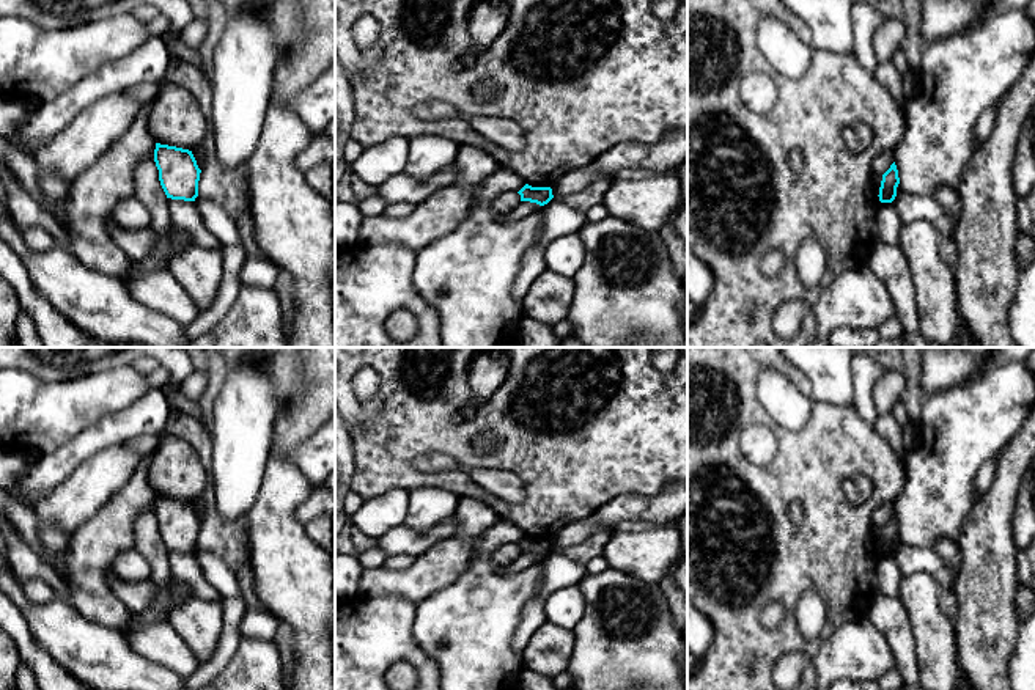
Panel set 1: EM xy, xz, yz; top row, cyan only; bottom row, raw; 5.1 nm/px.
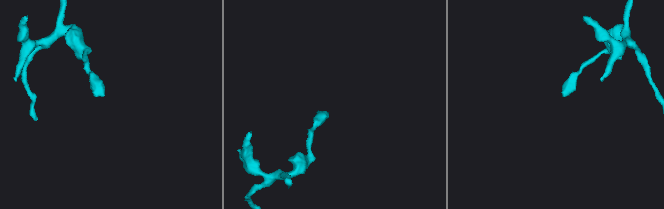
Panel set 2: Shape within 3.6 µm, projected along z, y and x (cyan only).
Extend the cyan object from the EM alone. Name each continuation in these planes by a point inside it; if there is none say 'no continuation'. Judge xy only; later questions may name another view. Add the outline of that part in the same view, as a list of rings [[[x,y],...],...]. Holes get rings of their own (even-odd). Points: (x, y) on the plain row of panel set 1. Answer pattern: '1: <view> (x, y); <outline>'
no continuation

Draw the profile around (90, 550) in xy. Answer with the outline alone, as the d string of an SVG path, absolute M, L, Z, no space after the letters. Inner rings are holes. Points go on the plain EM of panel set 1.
M151 454L140 462L129 483L87 523L79 527L66 545L66 574L69 604L87 619L123 630L132 619L129 608L113 594L107 583L107 569L123 552L134 549L135 519L146 509L154 512L156 494L149 486Z

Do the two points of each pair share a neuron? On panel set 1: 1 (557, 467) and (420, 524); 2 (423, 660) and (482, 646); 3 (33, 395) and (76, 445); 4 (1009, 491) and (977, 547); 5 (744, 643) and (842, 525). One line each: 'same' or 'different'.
1: different
2: different
3: different
4: same
5: same

